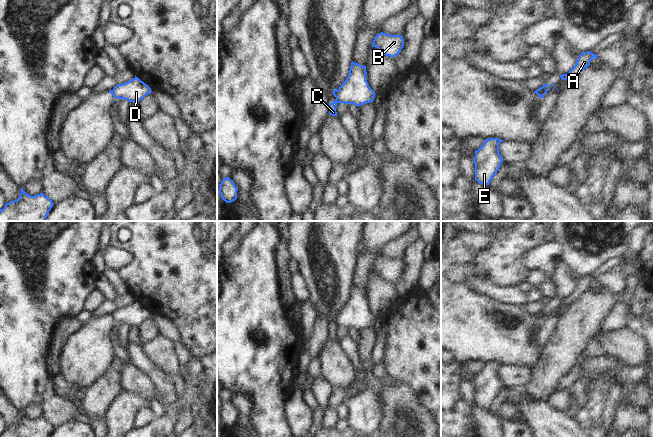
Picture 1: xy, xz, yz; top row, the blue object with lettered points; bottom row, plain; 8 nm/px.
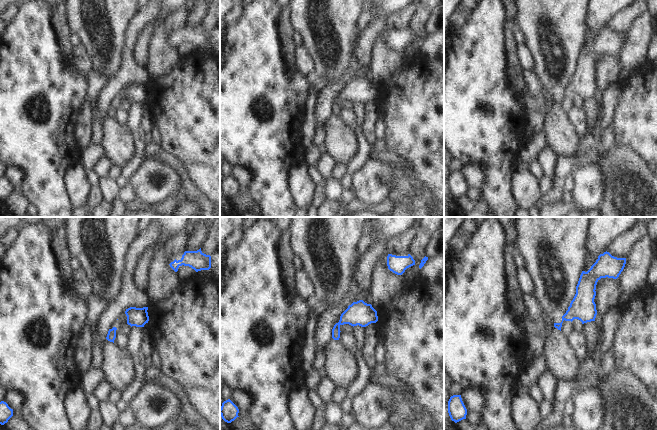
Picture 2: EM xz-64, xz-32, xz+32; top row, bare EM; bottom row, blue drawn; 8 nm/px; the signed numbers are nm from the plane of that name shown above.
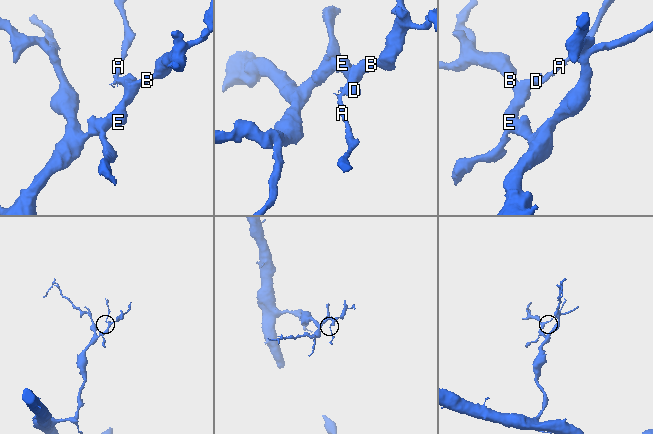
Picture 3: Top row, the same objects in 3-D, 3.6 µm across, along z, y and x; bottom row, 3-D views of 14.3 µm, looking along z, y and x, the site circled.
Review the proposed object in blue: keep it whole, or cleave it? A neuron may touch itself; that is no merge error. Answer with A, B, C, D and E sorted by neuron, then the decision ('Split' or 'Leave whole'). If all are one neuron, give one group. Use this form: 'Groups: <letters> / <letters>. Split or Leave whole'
Groups: A C / B D E. Split

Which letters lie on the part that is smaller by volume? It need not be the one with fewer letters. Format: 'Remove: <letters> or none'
Remove: A, C

